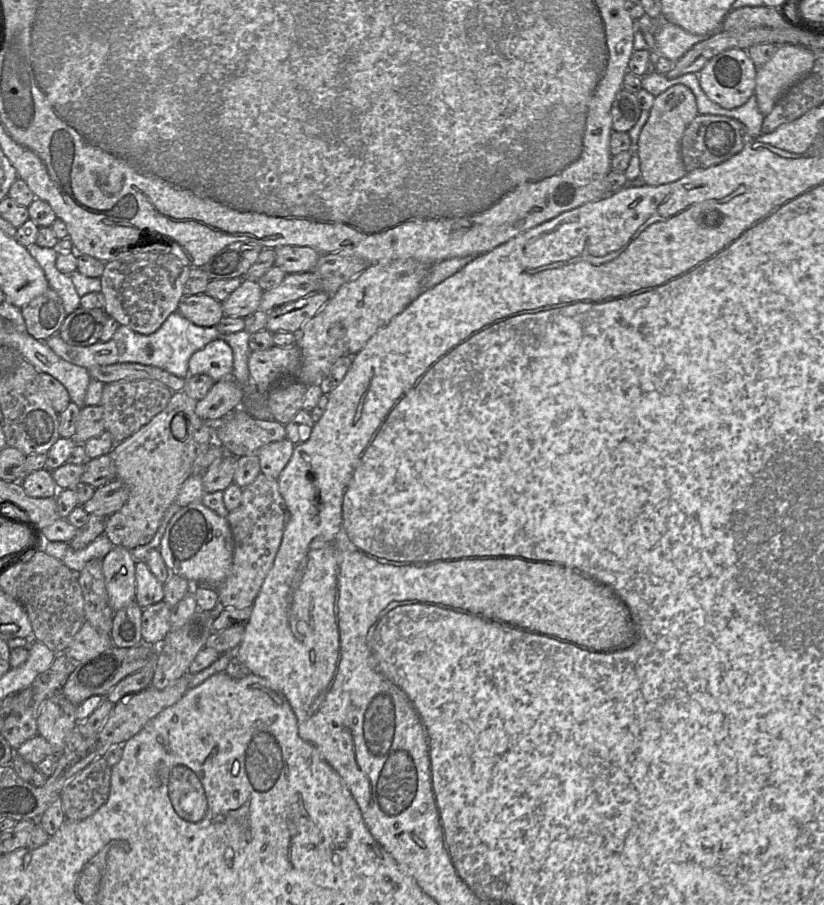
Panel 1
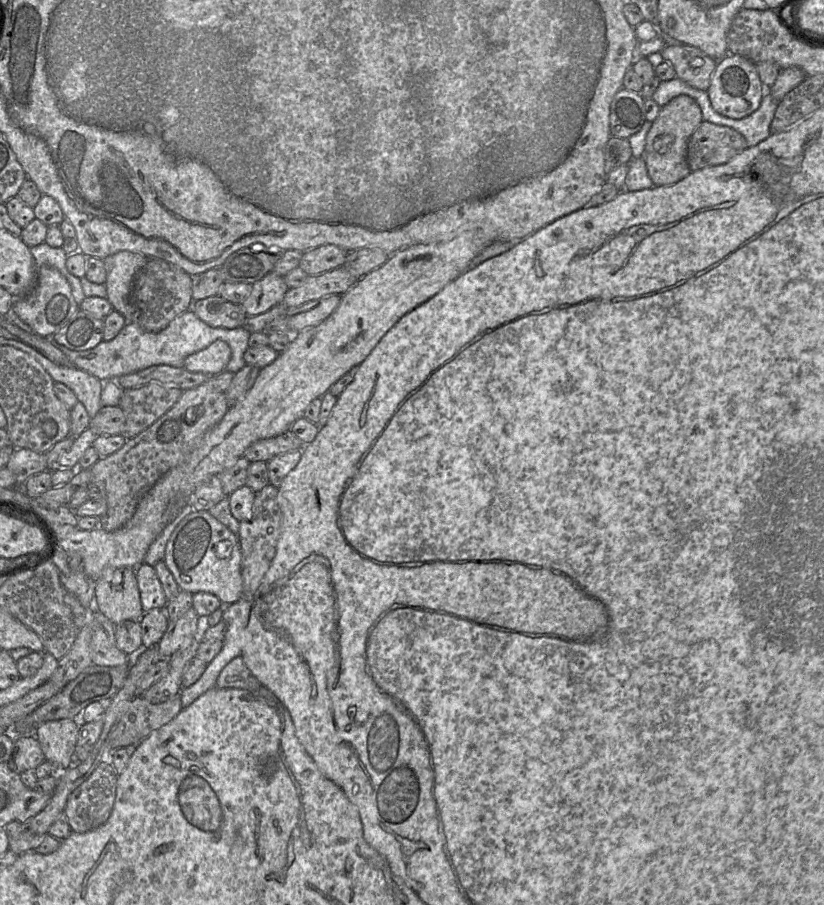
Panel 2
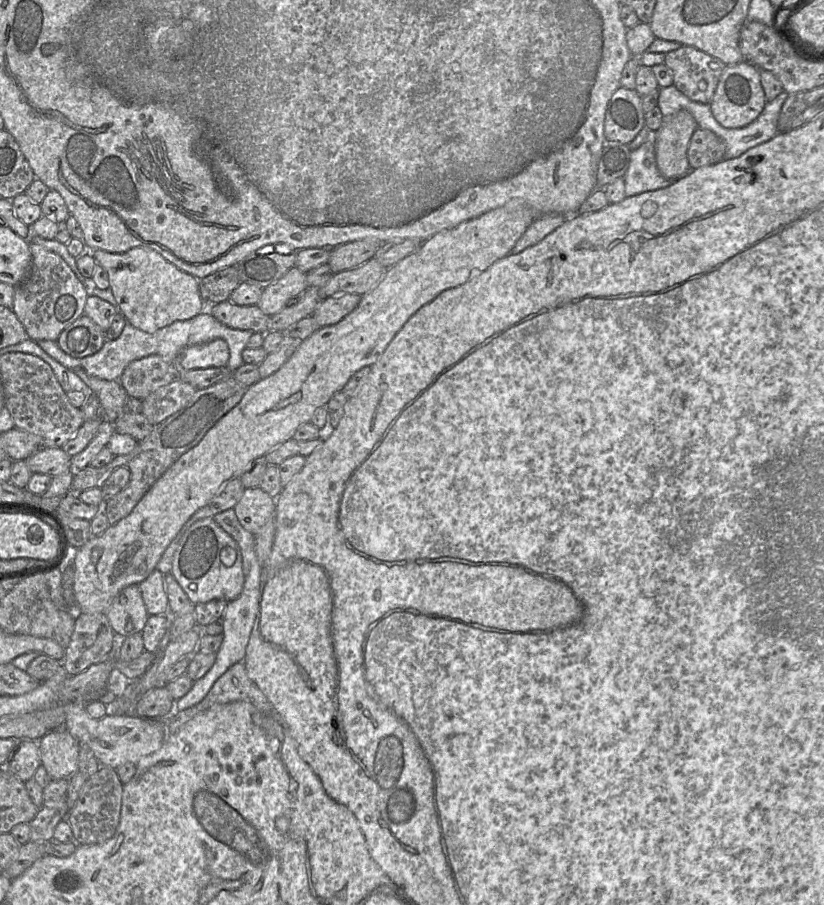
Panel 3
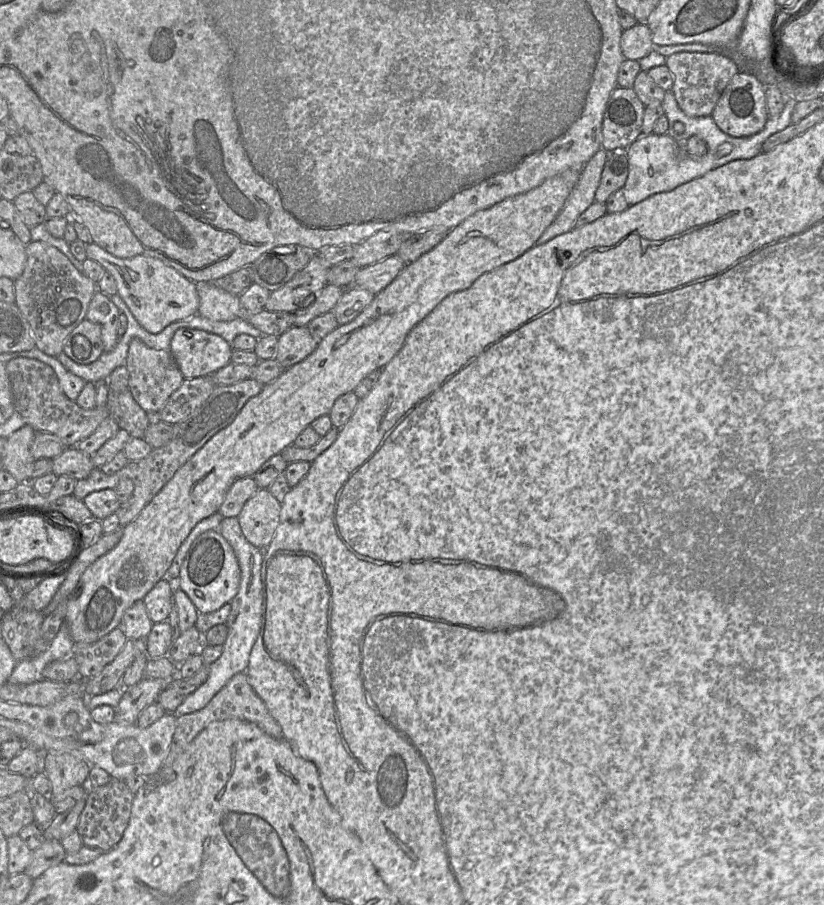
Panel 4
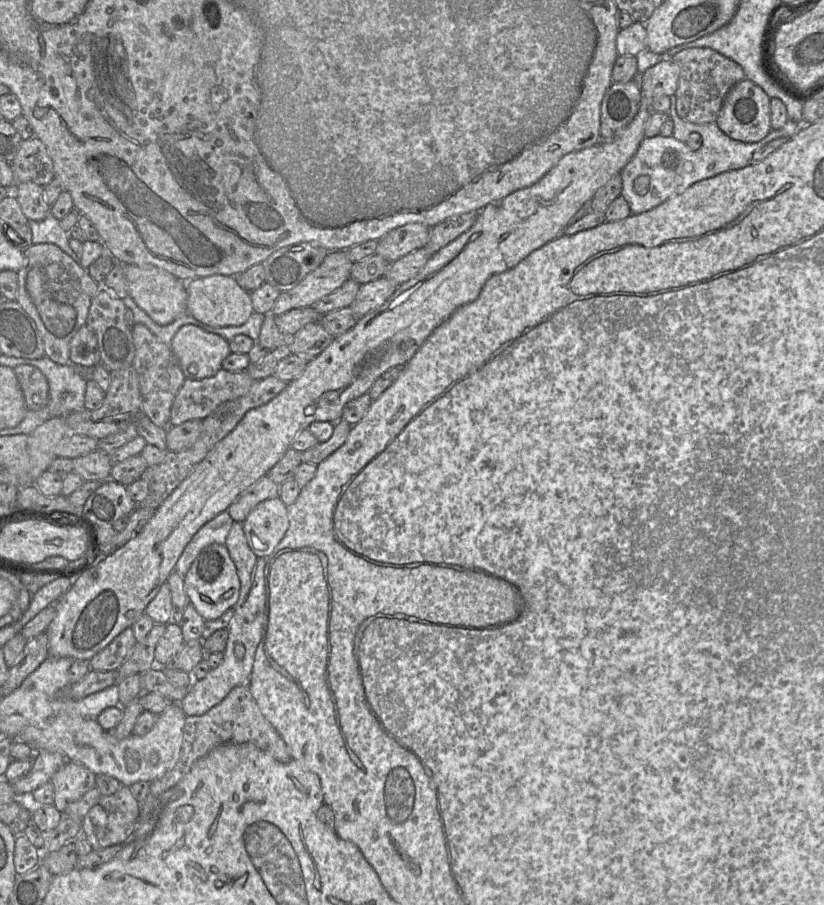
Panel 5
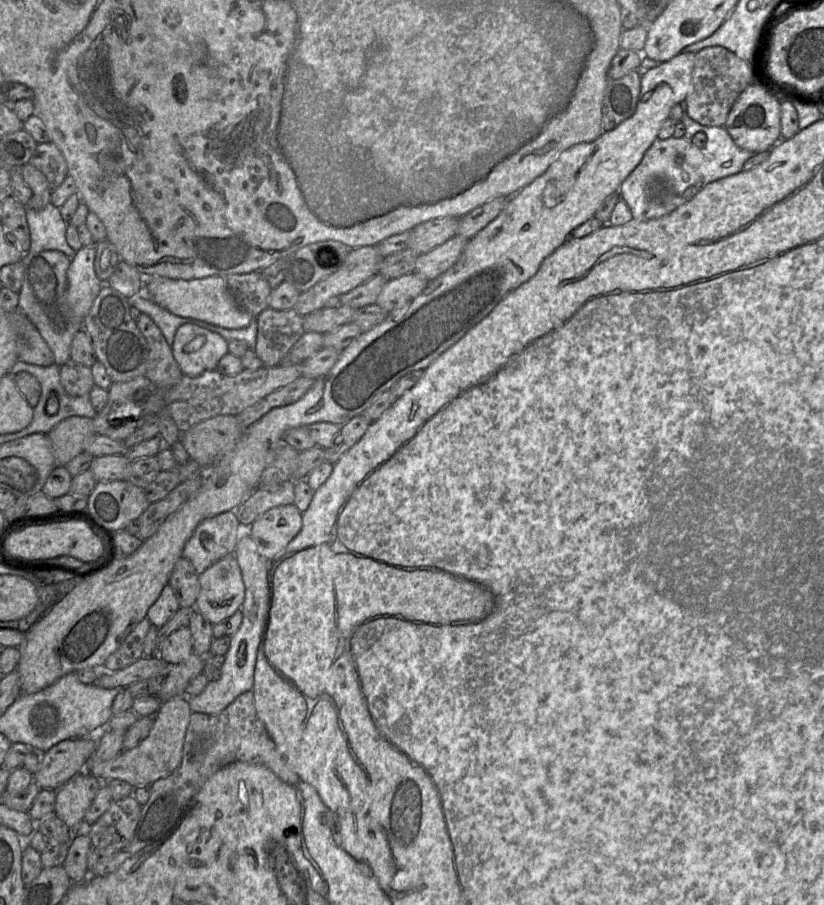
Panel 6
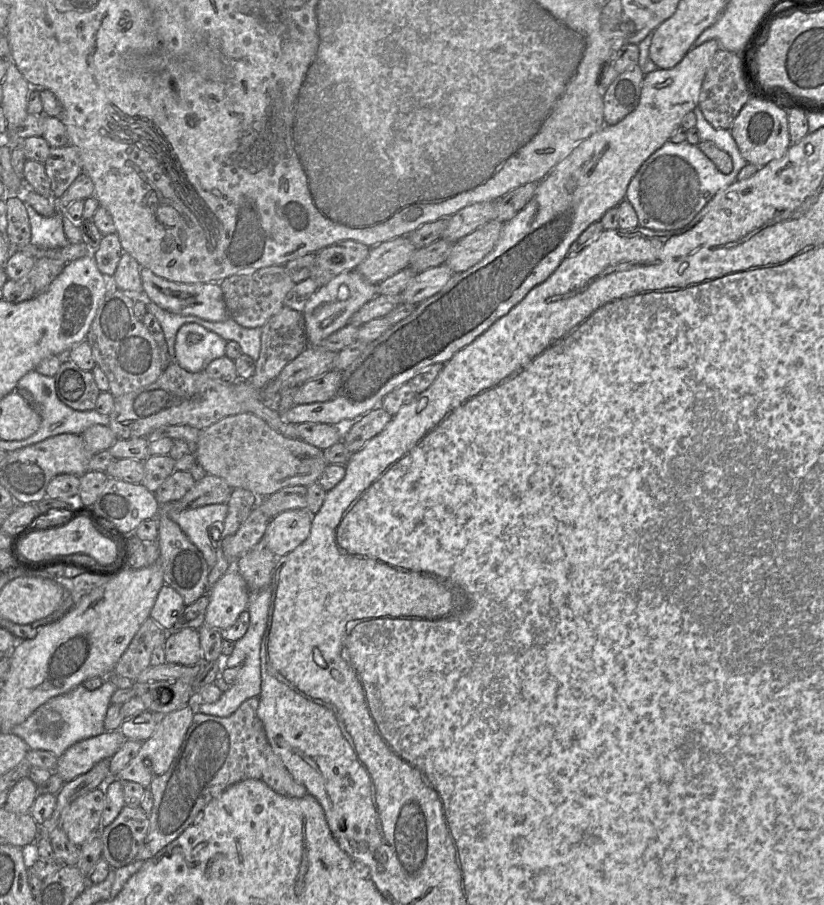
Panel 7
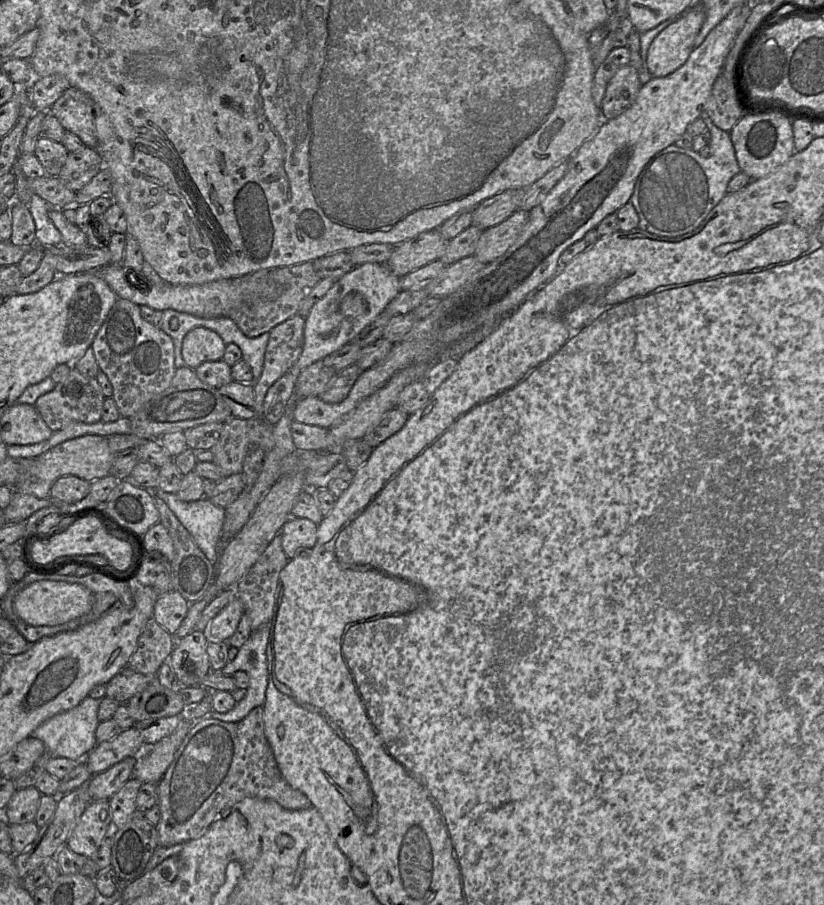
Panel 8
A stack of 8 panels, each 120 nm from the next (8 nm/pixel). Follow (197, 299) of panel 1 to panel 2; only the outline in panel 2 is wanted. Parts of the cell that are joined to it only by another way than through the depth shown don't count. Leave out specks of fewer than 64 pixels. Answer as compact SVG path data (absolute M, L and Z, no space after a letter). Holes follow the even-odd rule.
M218 295L194 301L191 310L209 326L227 329L242 327L248 316L241 304L231 303Z

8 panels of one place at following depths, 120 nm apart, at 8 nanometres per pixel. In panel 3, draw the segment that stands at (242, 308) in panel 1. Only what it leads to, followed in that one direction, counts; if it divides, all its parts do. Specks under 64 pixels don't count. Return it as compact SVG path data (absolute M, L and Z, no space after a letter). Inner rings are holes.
M293 267L274 284L266 287L256 304L268 316L283 310L308 288L306 273Z

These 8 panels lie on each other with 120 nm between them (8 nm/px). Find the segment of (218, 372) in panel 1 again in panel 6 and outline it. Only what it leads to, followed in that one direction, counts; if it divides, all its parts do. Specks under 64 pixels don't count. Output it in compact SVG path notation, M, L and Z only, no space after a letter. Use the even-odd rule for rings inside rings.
M191 323L177 329L171 349L182 374L190 377L215 370L219 360L229 352L225 338Z

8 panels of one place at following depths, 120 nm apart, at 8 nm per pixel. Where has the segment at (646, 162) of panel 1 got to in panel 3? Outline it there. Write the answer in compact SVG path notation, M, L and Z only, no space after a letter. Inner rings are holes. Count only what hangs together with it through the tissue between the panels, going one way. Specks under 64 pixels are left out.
M683 109L663 116L661 127L652 133L657 168L666 179L675 181L691 170L688 147L697 128L693 115Z

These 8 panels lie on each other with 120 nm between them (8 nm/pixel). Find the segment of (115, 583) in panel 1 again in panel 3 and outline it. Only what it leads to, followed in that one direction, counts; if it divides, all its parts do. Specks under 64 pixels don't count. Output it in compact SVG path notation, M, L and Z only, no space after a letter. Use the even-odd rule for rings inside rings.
M131 584L125 587L111 603L106 611L106 617L115 633L124 637L141 633L149 614L139 584ZM127 620L131 620L133 624L131 630L126 627Z

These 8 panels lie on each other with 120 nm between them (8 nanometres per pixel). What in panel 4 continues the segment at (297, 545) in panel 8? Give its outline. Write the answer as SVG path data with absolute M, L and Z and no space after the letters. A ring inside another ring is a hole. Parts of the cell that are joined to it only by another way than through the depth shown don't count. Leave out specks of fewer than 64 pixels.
M265 488L246 501L237 518L253 546L264 550L270 544L280 521L280 511L281 503Z

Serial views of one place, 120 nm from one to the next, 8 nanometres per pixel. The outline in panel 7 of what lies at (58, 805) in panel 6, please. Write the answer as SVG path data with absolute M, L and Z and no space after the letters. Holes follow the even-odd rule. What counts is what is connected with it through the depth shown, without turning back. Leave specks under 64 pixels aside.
M97 788L85 793L74 800L61 816L60 827L65 831L69 840L80 847L92 836L98 835L100 831L100 820L105 806L105 792L103 788Z

